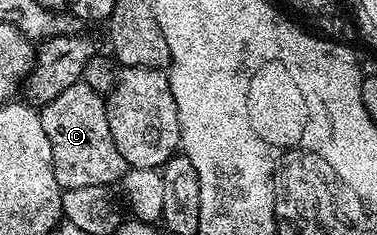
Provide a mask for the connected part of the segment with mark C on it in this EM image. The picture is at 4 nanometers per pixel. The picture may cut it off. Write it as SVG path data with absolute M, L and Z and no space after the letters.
M85 81L66 87L58 99L47 101L39 114L42 131L46 131L46 139L50 139L54 179L58 179L61 190L99 185L112 187L123 180L129 168L114 144L114 135L110 135L105 98L95 93Z

